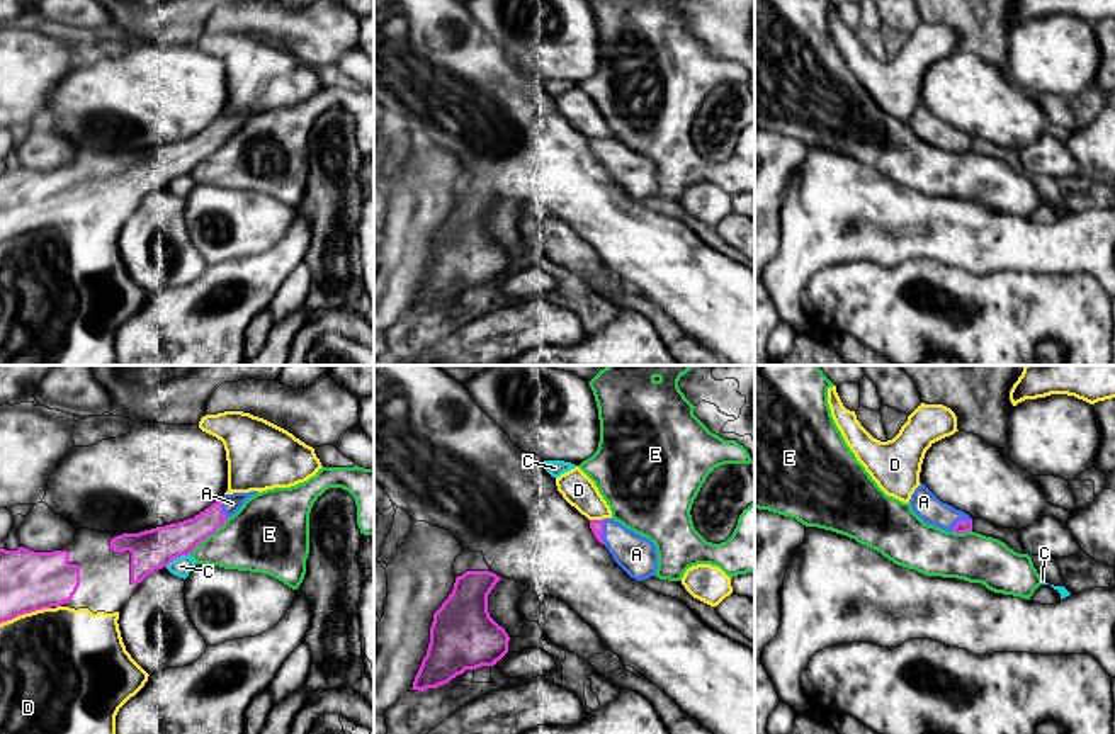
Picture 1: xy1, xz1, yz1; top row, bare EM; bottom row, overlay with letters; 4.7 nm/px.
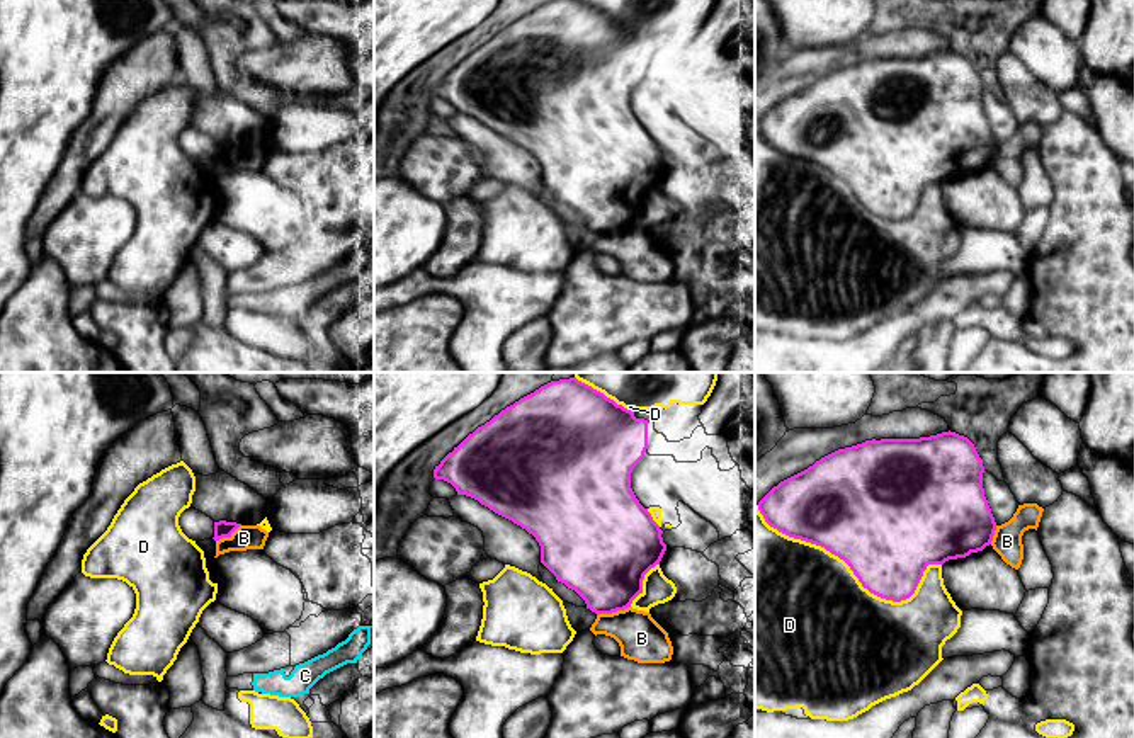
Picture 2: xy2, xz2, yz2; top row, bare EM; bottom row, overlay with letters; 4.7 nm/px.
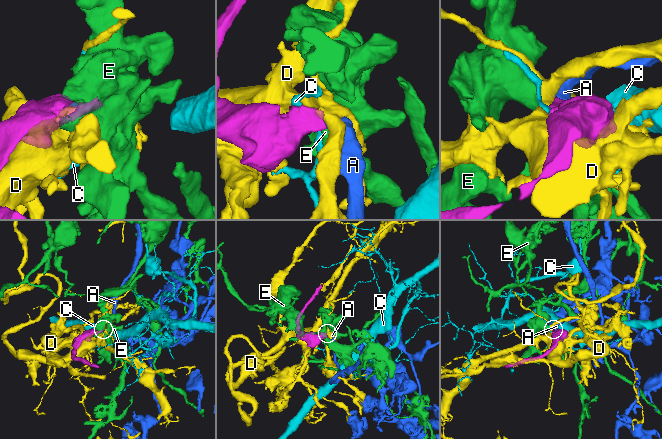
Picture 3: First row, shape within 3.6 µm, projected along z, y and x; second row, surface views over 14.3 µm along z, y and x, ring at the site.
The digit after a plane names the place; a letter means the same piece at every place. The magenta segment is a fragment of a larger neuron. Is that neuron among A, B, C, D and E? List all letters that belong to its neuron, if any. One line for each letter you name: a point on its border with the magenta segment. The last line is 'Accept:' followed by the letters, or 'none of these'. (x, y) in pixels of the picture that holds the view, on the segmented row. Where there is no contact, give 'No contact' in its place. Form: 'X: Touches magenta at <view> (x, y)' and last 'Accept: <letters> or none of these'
A: Touches magenta at xz1 (602, 532)
Accept: A

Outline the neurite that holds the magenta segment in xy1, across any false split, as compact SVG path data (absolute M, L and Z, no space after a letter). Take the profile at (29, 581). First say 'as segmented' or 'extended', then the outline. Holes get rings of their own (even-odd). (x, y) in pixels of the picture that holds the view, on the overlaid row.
as segmented | M0 549L0 624L70 601L80 586L80 566L68 559L68 550Z

